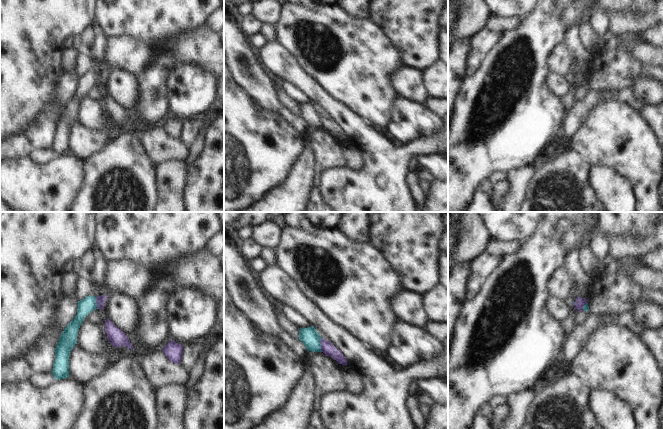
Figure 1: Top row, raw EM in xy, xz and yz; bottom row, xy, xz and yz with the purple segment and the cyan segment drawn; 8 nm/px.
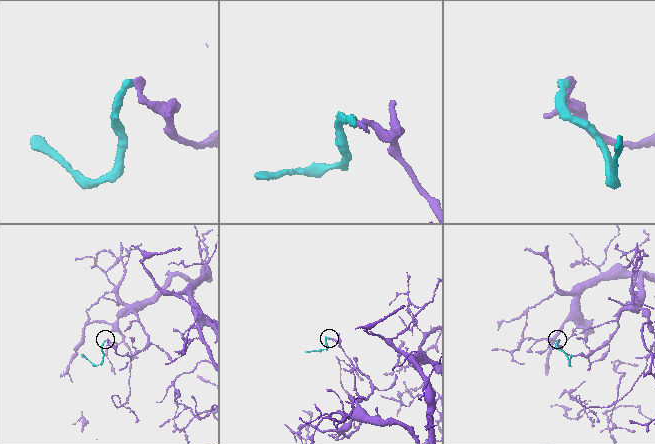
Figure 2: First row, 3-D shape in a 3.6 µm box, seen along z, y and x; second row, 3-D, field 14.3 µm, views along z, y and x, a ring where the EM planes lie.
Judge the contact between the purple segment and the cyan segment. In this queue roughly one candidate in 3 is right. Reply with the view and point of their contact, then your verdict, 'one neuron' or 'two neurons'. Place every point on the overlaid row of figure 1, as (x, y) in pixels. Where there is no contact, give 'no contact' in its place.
meets purple in xz at (320, 343); two neurons

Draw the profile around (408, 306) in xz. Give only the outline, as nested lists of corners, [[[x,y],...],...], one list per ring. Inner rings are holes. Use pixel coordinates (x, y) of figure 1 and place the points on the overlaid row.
[[[402,291],[390,299],[390,305],[399,321],[418,328],[429,321],[423,307],[423,294]]]

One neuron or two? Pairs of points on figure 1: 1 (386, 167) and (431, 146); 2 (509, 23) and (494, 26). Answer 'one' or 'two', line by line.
1: one
2: one

